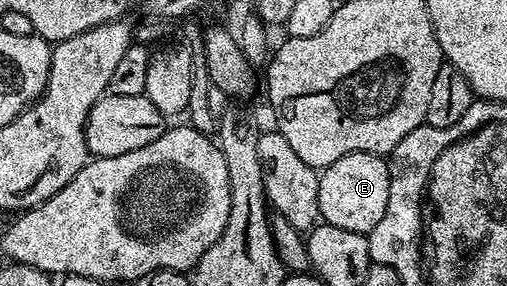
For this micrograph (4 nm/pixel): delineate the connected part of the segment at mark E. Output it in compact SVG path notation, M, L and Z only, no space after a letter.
M346 153L319 172L318 209L323 222L350 229L350 233L367 235L382 221L386 201L390 201L388 159L374 153Z

